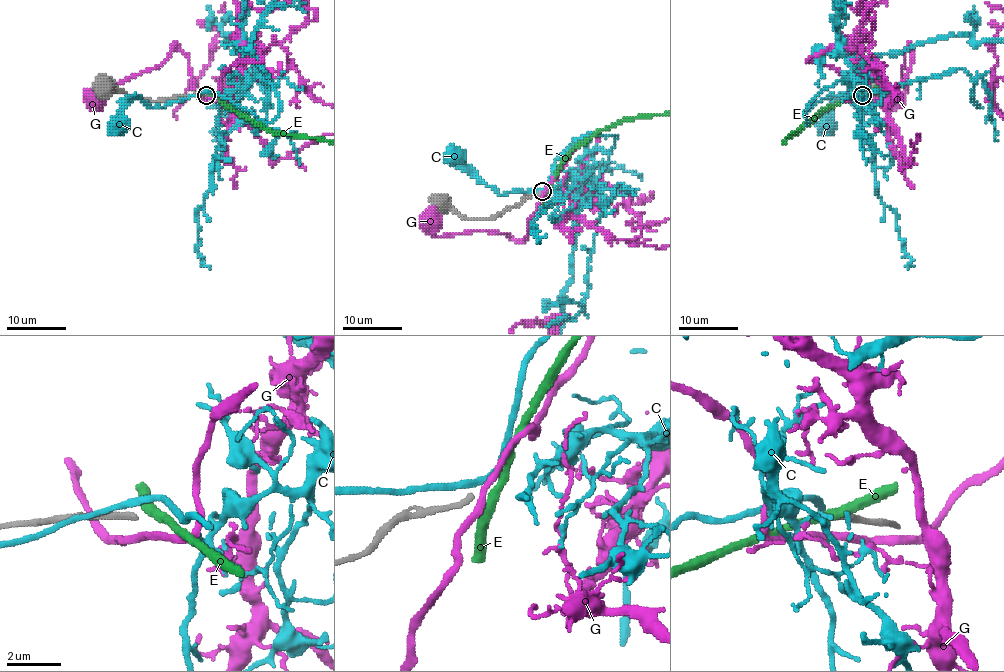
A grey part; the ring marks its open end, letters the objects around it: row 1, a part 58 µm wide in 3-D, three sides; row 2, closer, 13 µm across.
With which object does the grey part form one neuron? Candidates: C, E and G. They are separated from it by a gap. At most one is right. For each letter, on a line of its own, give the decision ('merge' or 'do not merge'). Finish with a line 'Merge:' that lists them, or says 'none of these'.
C: do not merge
E: do not merge
G: do not merge
Merge: none of these

